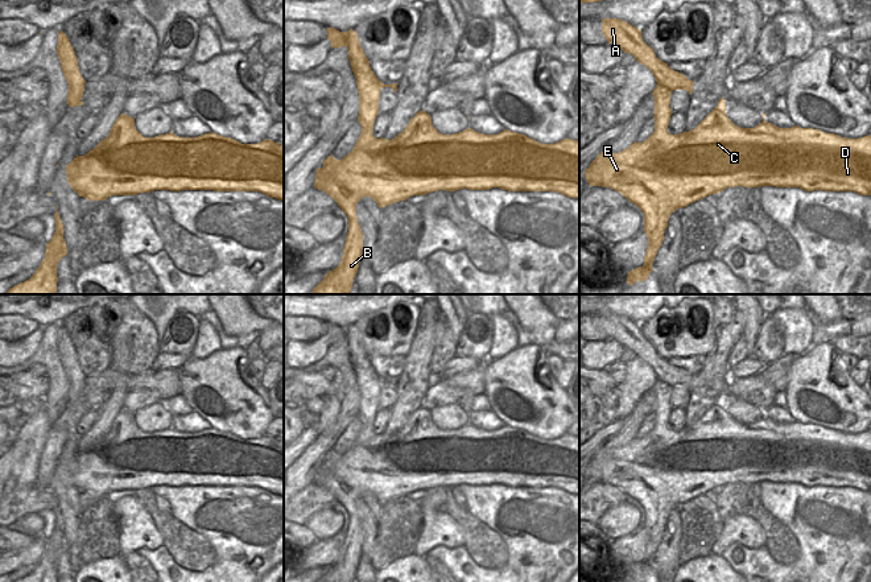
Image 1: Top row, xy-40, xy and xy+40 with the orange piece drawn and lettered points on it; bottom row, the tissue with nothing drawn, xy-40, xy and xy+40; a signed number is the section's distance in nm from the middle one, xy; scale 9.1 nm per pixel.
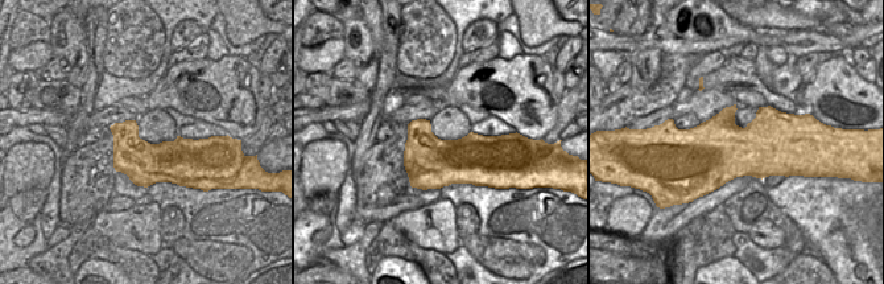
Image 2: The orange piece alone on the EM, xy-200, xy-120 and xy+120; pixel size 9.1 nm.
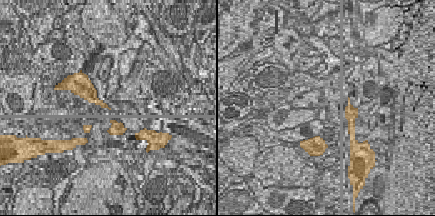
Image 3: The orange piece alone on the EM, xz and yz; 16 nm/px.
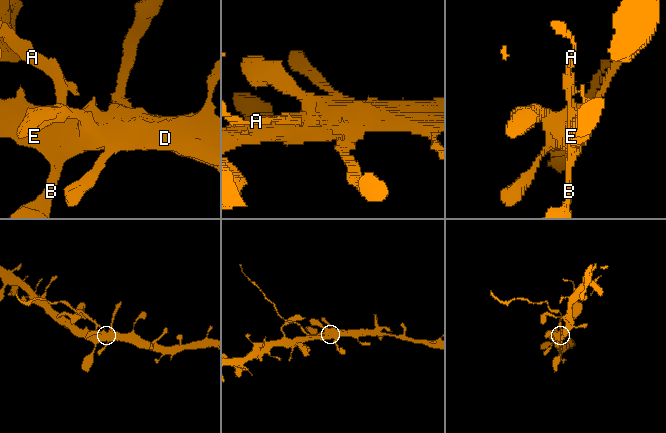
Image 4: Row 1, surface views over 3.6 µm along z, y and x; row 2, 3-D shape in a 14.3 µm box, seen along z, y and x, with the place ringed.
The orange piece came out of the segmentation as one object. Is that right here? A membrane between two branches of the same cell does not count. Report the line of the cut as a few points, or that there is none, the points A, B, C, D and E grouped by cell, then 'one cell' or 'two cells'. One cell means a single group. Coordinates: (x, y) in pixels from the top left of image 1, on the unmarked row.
xy (359, 416), (366, 416), (371, 428) | A / B C D E | two cells

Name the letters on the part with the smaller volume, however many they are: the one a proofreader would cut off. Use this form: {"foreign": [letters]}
{"foreign": ["A"]}

